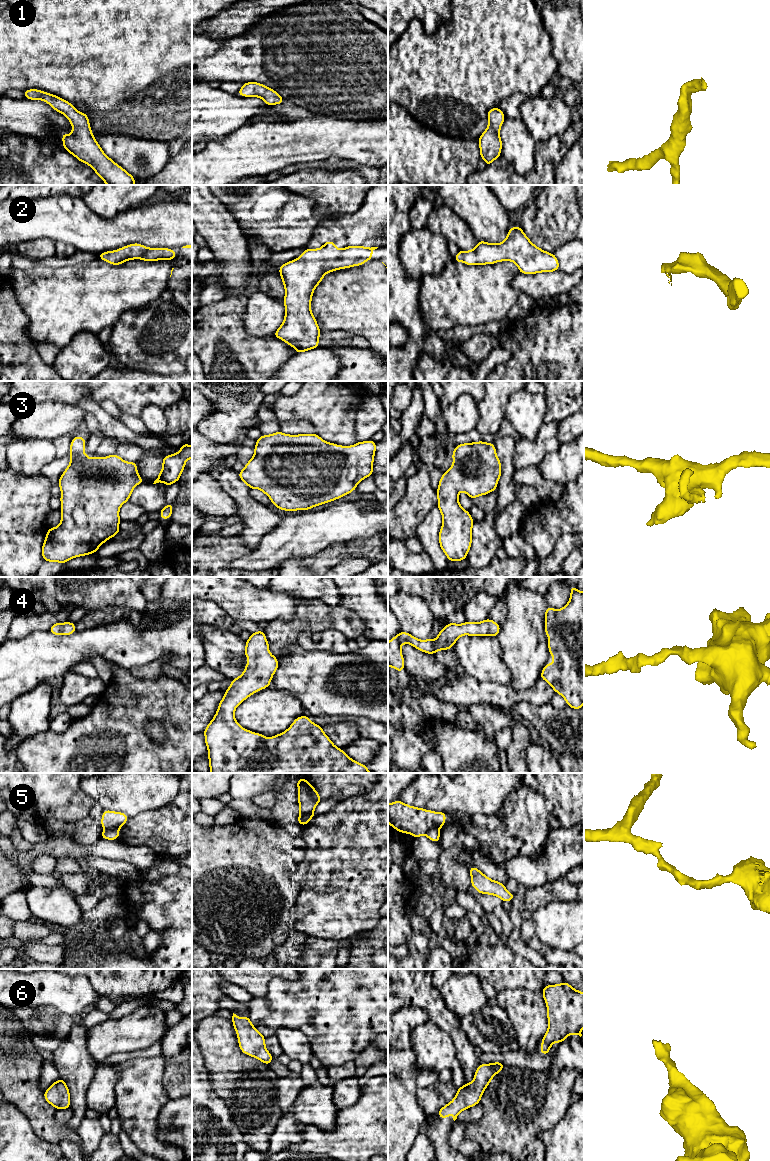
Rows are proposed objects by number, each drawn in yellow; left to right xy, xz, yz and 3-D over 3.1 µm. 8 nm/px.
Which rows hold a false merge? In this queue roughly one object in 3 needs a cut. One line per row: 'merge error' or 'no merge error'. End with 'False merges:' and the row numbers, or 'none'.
1: no merge error
2: no merge error
3: no merge error
4: no merge error
5: merge error
6: no merge error
False merges: 5

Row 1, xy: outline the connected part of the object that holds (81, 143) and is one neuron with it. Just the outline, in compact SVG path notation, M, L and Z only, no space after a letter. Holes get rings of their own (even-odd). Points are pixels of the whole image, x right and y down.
M37 89L24 91L26 99L43 100L64 114L72 124L72 133L62 133L63 148L88 164L107 185L135 185L135 178L110 159L101 149L90 128L88 115L78 112L66 100Z

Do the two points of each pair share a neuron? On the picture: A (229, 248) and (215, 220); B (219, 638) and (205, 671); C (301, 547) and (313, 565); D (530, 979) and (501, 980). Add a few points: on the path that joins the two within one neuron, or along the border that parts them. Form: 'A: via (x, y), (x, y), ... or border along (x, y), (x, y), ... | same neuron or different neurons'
A: via (226, 241), (218, 227) | same neuron
B: border along (206, 663), (226, 677) | different neurons
C: border along (329, 546), (313, 555), (290, 557), (285, 562) | different neurons
D: via (523, 979), (508, 979) | same neuron

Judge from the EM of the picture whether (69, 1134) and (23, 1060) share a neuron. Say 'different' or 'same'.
same

